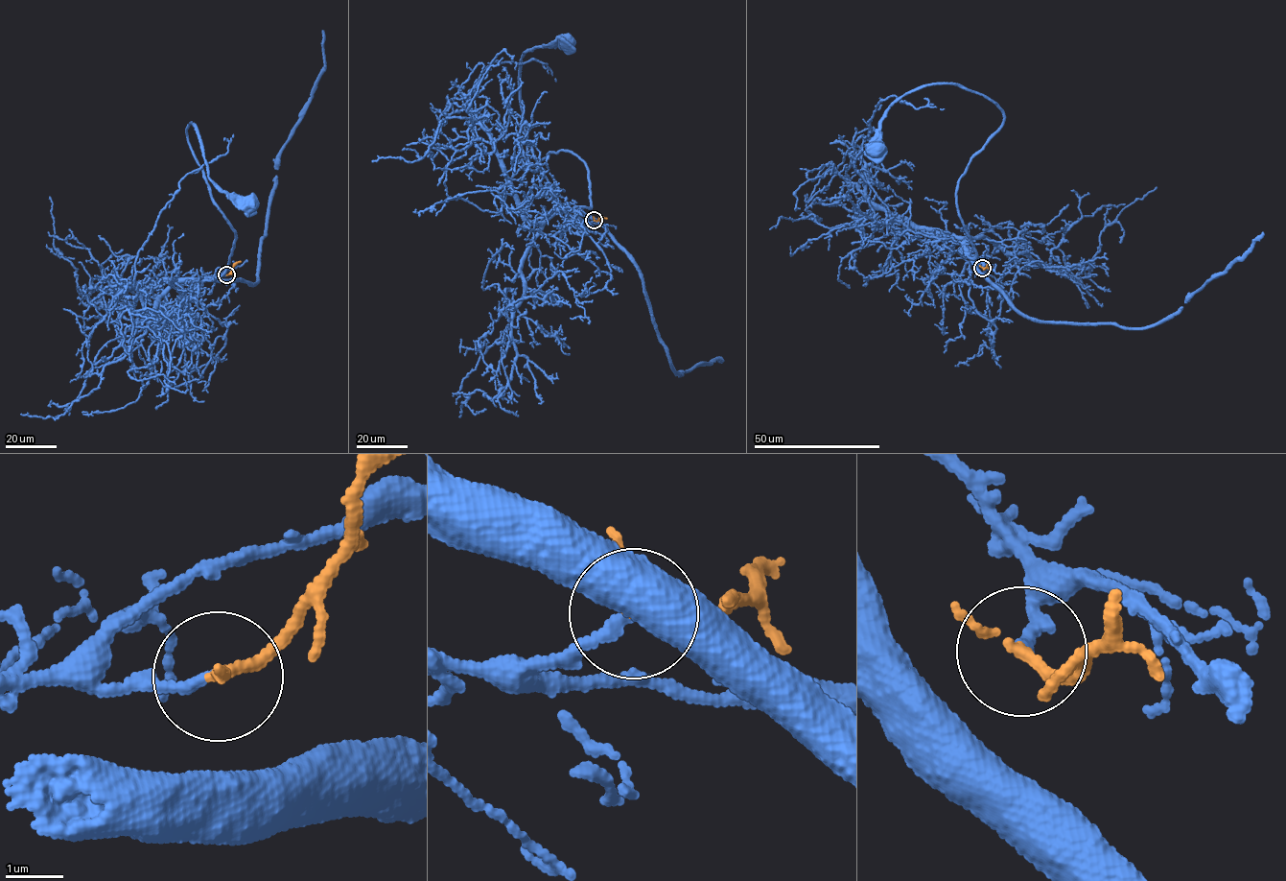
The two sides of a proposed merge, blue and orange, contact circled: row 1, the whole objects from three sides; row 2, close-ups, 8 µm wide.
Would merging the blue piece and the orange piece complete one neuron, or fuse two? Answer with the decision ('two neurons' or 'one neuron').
one neuron

